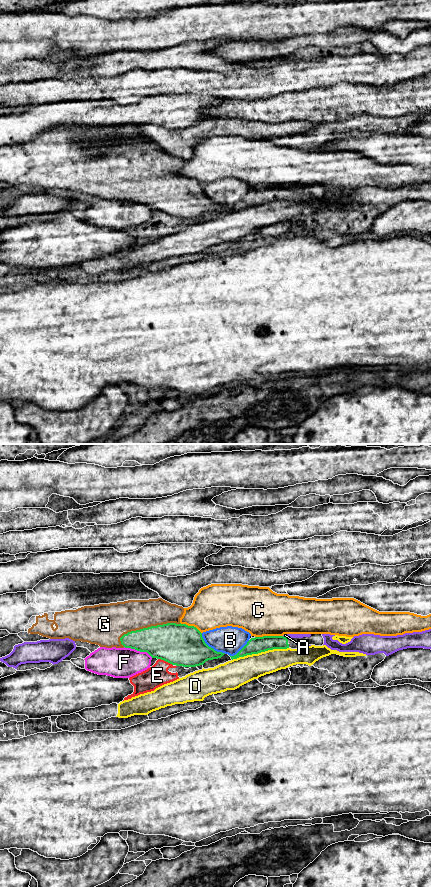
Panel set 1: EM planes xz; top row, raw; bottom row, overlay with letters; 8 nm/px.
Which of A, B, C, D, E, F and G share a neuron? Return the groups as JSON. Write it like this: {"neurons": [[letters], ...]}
{"neurons": [["A"], ["B"], ["C"], ["D"], ["E"], ["F"], ["G"]]}

